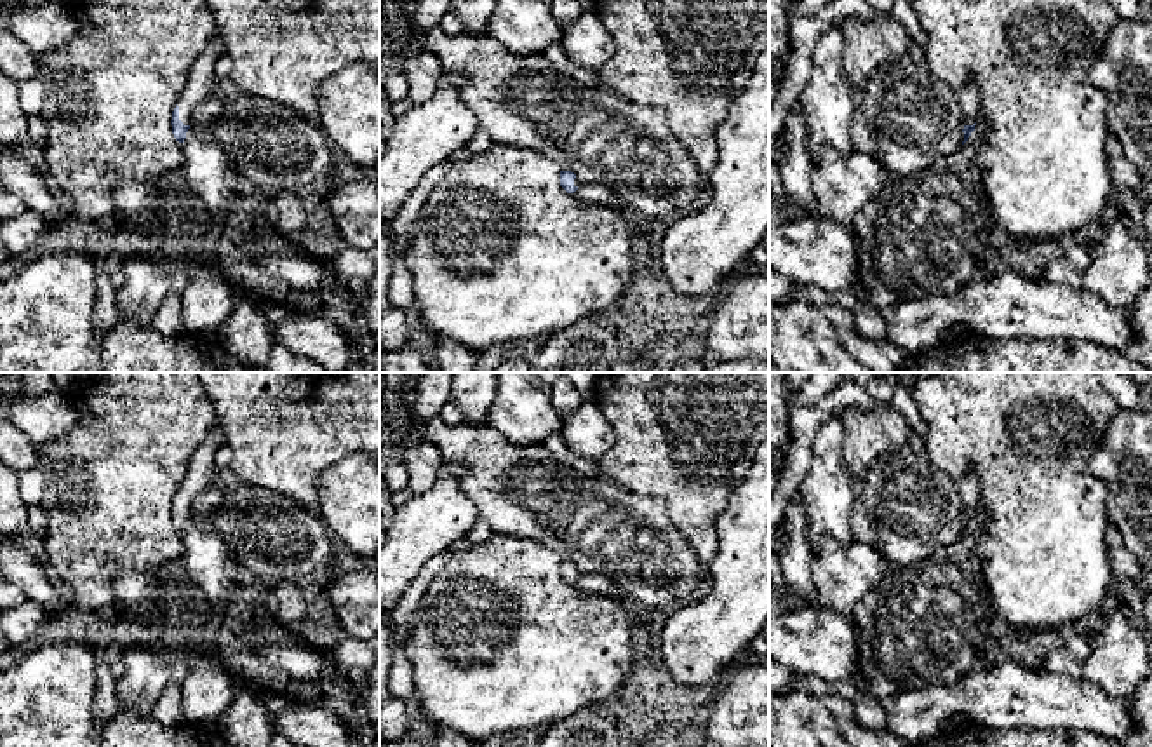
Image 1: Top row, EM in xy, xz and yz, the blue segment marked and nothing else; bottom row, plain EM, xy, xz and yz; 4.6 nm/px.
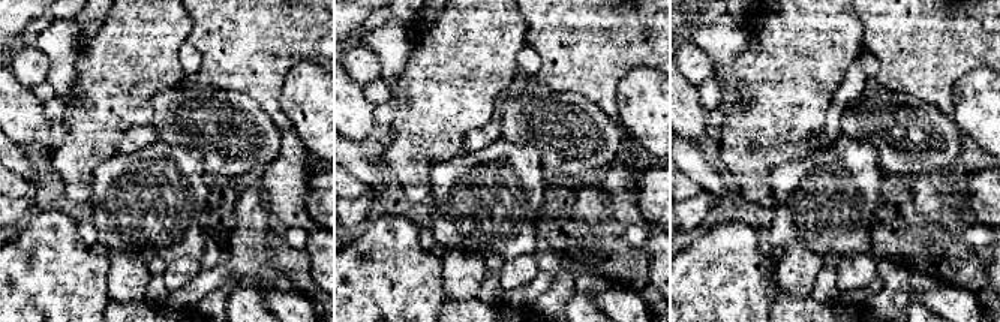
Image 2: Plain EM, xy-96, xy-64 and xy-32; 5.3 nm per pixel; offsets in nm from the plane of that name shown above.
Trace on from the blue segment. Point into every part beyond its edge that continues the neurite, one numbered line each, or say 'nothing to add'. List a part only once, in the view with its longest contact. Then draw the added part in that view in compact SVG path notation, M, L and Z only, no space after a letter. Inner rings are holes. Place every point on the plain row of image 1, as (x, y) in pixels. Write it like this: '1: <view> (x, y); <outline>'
1: xy (202, 467); M216 425L216 428L207 435L191 458L188 474L177 493L179 510L184 515L190 515L193 498L209 486L212 475L218 472L214 454L223 444L228 444L226 434Z

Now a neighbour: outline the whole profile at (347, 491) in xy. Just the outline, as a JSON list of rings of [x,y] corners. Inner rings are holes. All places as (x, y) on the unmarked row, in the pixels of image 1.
[[[365,449],[329,465],[317,479],[322,522],[355,557],[379,552],[379,460]]]

